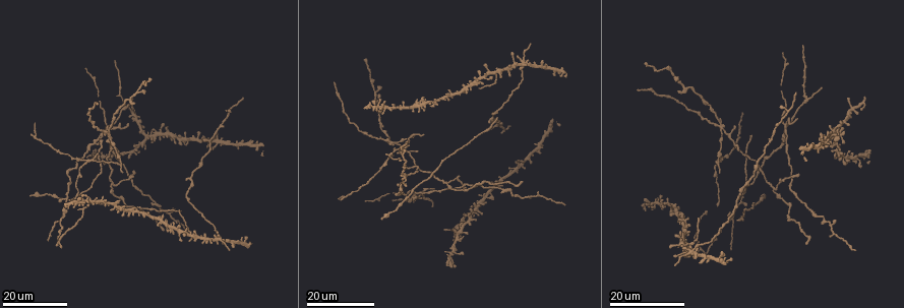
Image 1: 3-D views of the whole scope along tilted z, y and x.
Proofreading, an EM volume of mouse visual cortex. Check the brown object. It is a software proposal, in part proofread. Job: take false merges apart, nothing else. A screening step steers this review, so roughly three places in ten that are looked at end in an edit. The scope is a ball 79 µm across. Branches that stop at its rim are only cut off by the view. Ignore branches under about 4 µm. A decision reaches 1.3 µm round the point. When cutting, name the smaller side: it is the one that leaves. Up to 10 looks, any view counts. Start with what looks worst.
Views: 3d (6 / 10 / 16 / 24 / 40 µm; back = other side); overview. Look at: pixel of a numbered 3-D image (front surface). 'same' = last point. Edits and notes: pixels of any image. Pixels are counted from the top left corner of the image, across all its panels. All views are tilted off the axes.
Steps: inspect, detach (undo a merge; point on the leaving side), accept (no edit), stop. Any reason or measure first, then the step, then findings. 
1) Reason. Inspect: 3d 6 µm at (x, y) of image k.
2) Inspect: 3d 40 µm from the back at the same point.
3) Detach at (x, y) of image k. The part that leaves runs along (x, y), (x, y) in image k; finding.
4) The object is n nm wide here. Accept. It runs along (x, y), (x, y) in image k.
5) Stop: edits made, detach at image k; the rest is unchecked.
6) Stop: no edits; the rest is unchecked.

Four-way junction. Inspect: 3d 24 µm at (392, 143) of image 1.

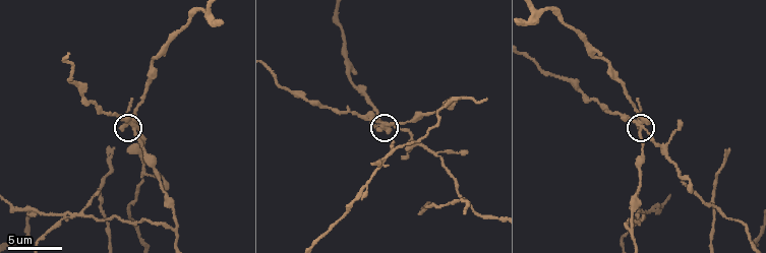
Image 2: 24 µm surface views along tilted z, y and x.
Closer look. Inspect: 3d 6 µm at (639, 130) of image 2.

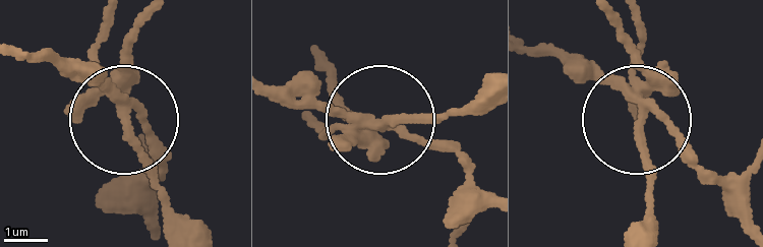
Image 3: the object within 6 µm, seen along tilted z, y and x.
The side arm is 36 µm long. Detach at (139, 160) of image 3. The part that leaves runs along (114, 101), (167, 206), (167, 228) in image 3; a second neuron is stuck on.

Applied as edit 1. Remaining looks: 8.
Branch point. Inspect: 3d 16 µm at (685, 244) of image 1.

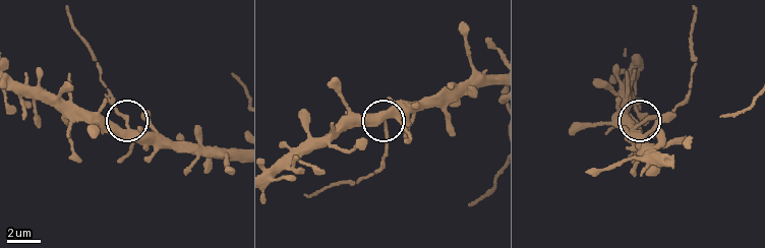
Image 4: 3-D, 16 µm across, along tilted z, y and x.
Inspect: 3d 6 µm at (126, 125) of image 4.

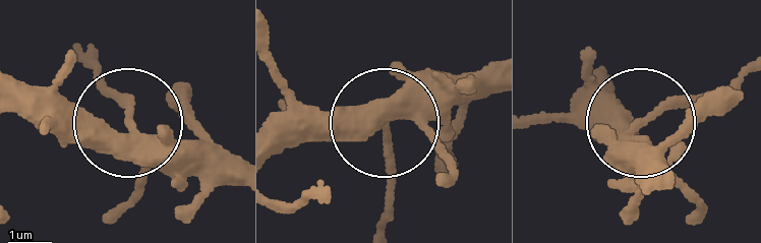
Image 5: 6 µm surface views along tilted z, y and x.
The object is 320 nm wide here. Detach at (119, 101) of image 5. The part that leaves runs along (130, 127), (128, 104), (90, 69) in image 5; a second neuron is stuck on.

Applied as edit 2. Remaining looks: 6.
Two arms in line, one across. Inspect: 3d 24 µm at (459, 188) of image 1.

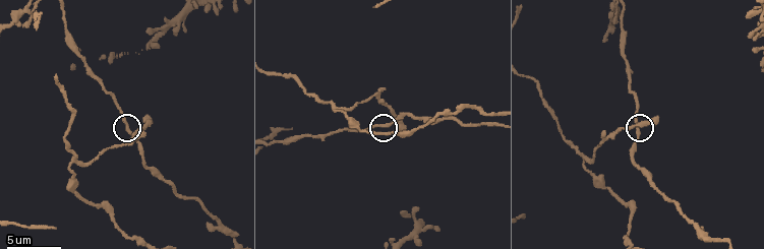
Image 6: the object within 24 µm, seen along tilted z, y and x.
Inspect: 3d 6 µm at (637, 134) of image 6.

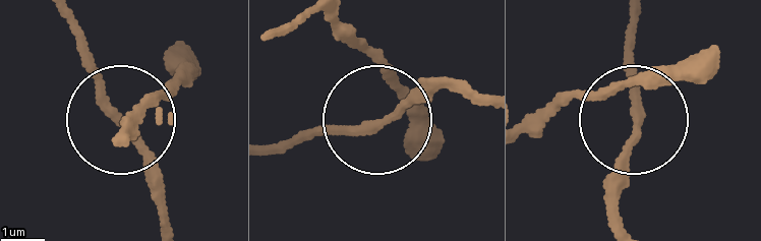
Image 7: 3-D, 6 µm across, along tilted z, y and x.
Inspect: 3d 6 µm from the back at (115, 114) of image 7.

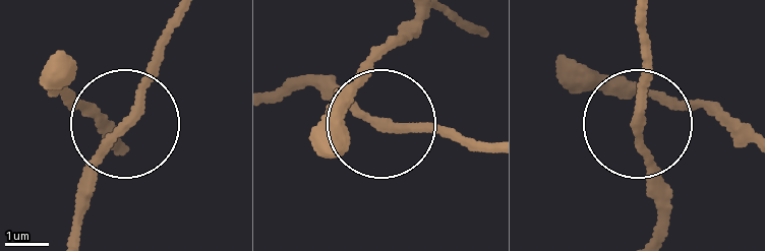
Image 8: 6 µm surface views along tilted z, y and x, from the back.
3 arms meet here. Accept. It runs along (178, 17), (136, 116), (79, 200) in image 8; continuous, no second neuron.

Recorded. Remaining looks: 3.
Three-way junction. Inspect: 3d 10 µm at (72, 159) of image 6.

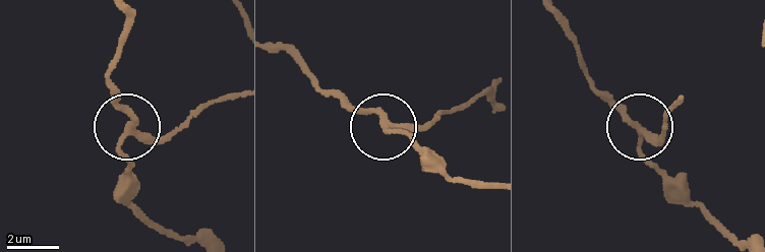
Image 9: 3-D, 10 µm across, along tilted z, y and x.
The side arm is 29 µm long. Accept. It runs along (680, 98), (660, 137), (639, 136), (683, 192) in image 9; continuous, no second neuron.

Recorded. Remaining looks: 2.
Thick turns thin. Inspect: 3d 24 µm at (824, 220) of image 1.

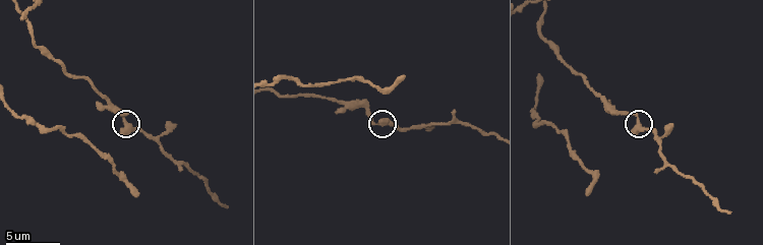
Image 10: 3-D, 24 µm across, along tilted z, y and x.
Inspect: 3d 6 µm at (133, 129) of image 10.

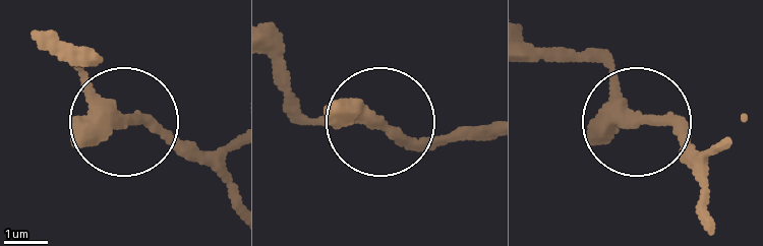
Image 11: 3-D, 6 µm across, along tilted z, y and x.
Accept. It runs along (73, 48), (122, 121), (196, 144) in image 11; one neuron here.

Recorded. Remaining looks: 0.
Stop: edits made, detach at image 3, detach at image 5; the rest is unchecked.

